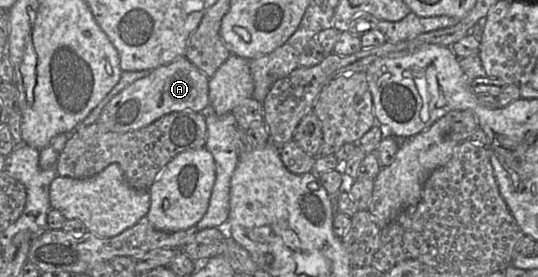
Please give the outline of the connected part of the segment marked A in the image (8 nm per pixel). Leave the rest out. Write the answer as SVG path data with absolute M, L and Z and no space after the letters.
M182 56L169 64L153 69L147 76L136 80L120 91L104 107L97 122L109 131L125 133L146 127L167 114L185 110L201 112L209 105L209 78L193 65L186 56Z

